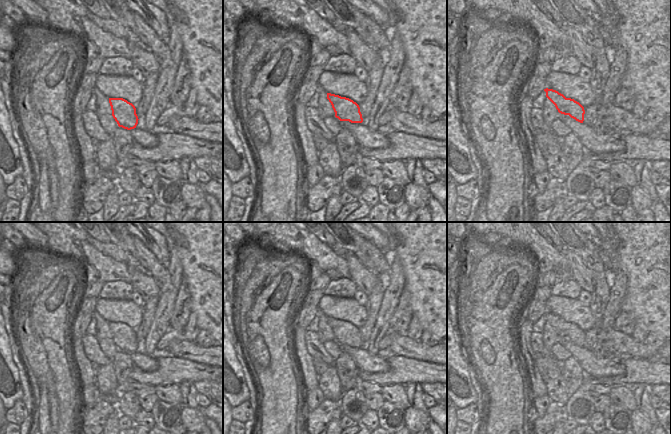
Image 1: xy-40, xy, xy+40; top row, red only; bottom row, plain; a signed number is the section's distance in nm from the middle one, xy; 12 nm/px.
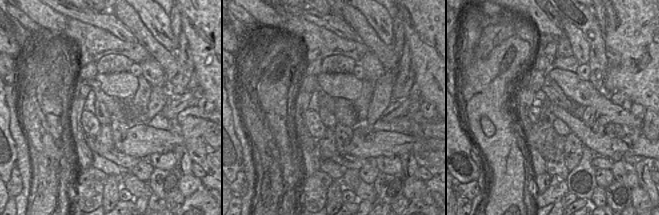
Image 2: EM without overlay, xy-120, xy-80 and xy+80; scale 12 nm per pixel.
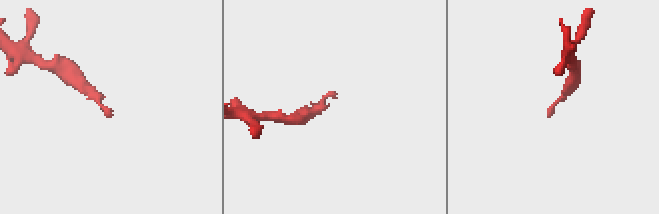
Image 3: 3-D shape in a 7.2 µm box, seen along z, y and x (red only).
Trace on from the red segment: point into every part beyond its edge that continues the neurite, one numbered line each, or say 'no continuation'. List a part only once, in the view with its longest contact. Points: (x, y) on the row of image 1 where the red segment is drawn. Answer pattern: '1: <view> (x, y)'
1: xy+40 (571, 86)

